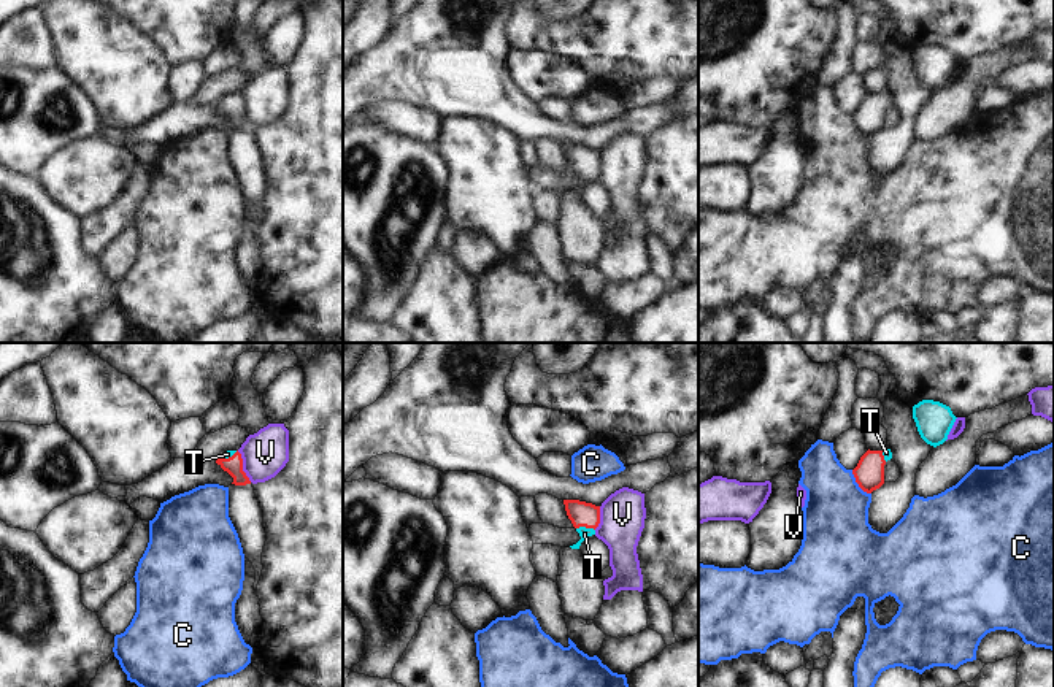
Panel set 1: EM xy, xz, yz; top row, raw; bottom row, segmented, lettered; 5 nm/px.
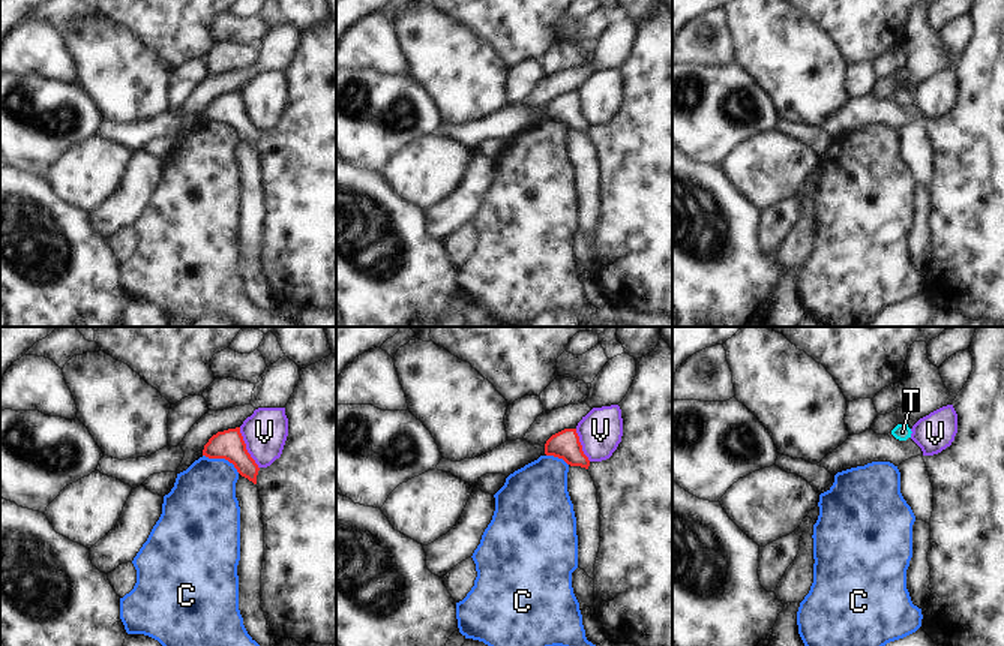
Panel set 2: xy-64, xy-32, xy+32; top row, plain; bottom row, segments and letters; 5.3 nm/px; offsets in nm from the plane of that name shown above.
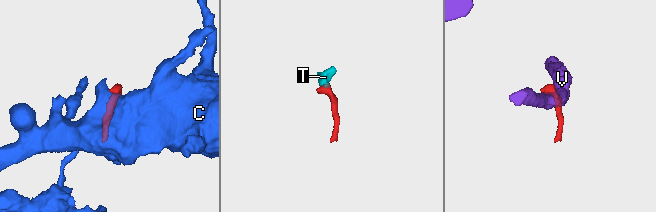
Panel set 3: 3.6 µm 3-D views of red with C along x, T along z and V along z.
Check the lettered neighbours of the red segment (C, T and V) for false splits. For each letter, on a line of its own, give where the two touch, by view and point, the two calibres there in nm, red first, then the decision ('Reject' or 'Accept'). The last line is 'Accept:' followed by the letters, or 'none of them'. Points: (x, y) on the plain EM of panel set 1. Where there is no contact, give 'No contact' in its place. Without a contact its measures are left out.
C: Touches red at yz (857, 127). Thickness 150 nm (red) against 340 nm. Reject
T: Touches red at xz (586, 172). Thickness 130 nm (red) against 60 nm. Accept
V: Touches red at xy (242, 111). Thickness 100 nm (red) against 220 nm. Reject
Accept: T.

